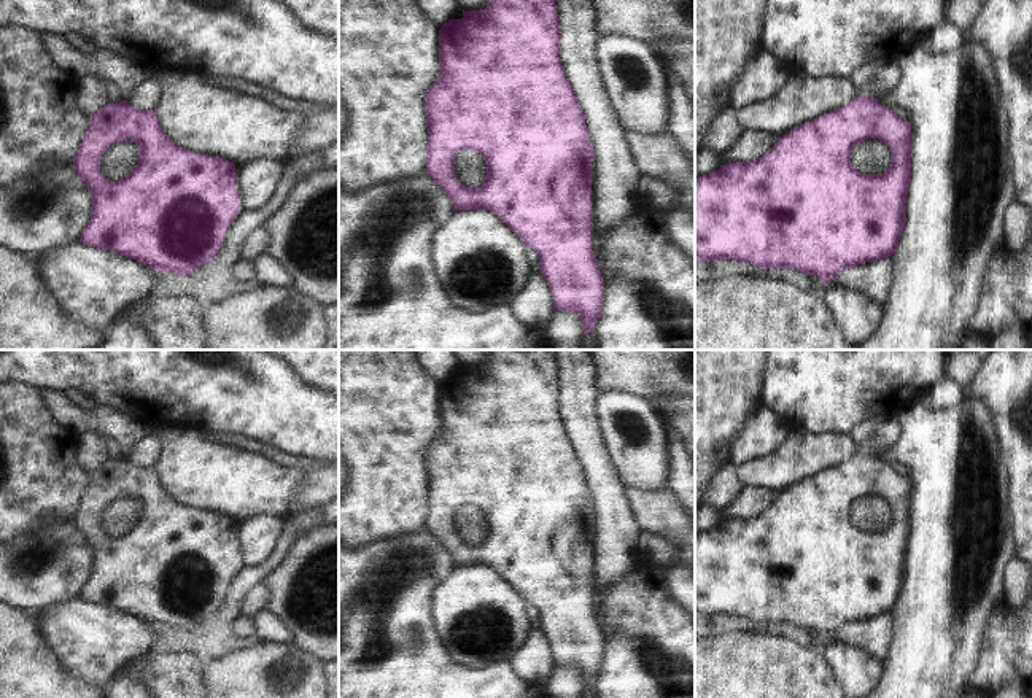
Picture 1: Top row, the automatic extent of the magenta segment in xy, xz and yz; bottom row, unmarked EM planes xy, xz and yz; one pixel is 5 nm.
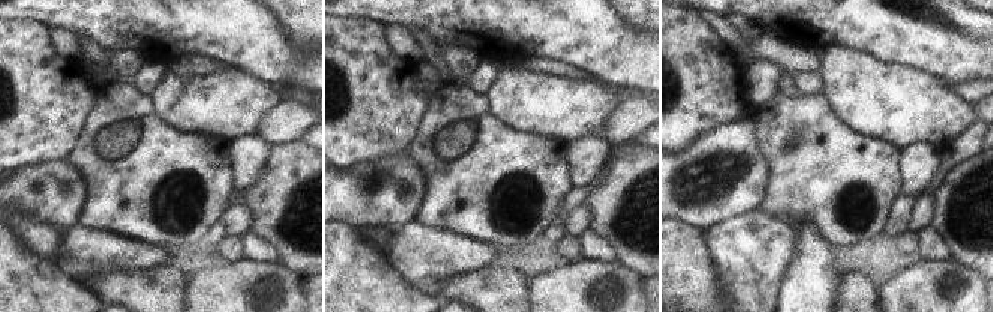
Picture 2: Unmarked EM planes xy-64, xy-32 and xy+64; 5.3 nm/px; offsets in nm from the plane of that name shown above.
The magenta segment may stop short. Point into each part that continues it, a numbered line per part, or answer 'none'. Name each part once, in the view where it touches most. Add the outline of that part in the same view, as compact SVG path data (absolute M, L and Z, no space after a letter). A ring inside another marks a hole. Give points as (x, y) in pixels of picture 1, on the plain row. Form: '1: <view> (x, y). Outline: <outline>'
1: xy (120, 515). Outline: M118 498L103 507L100 514L100 529L118 537L129 531L138 520L138 501L134 498Z

